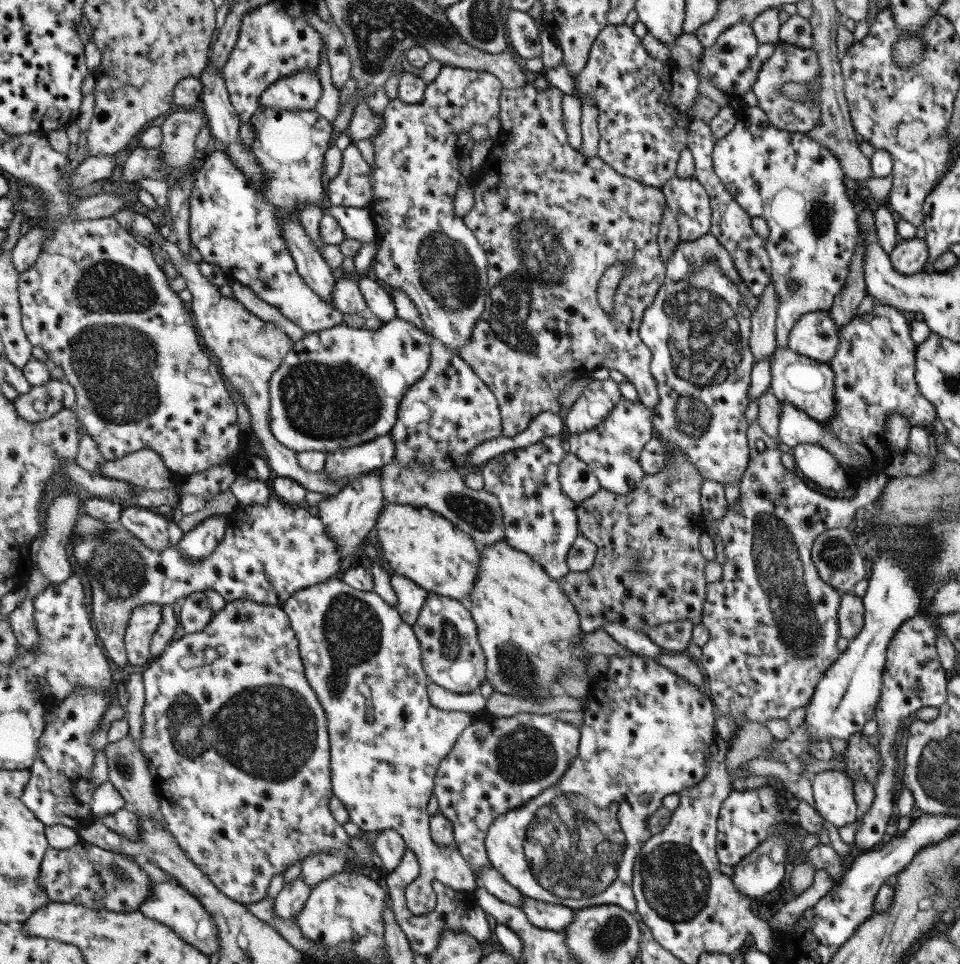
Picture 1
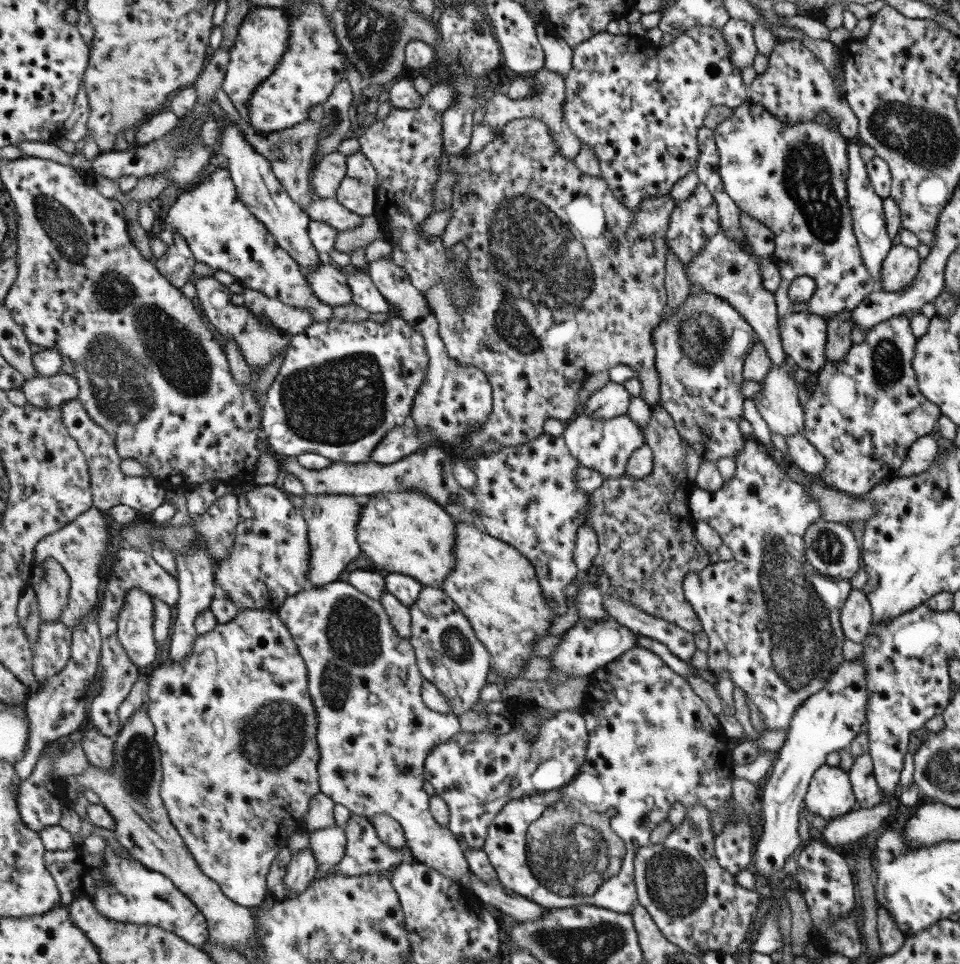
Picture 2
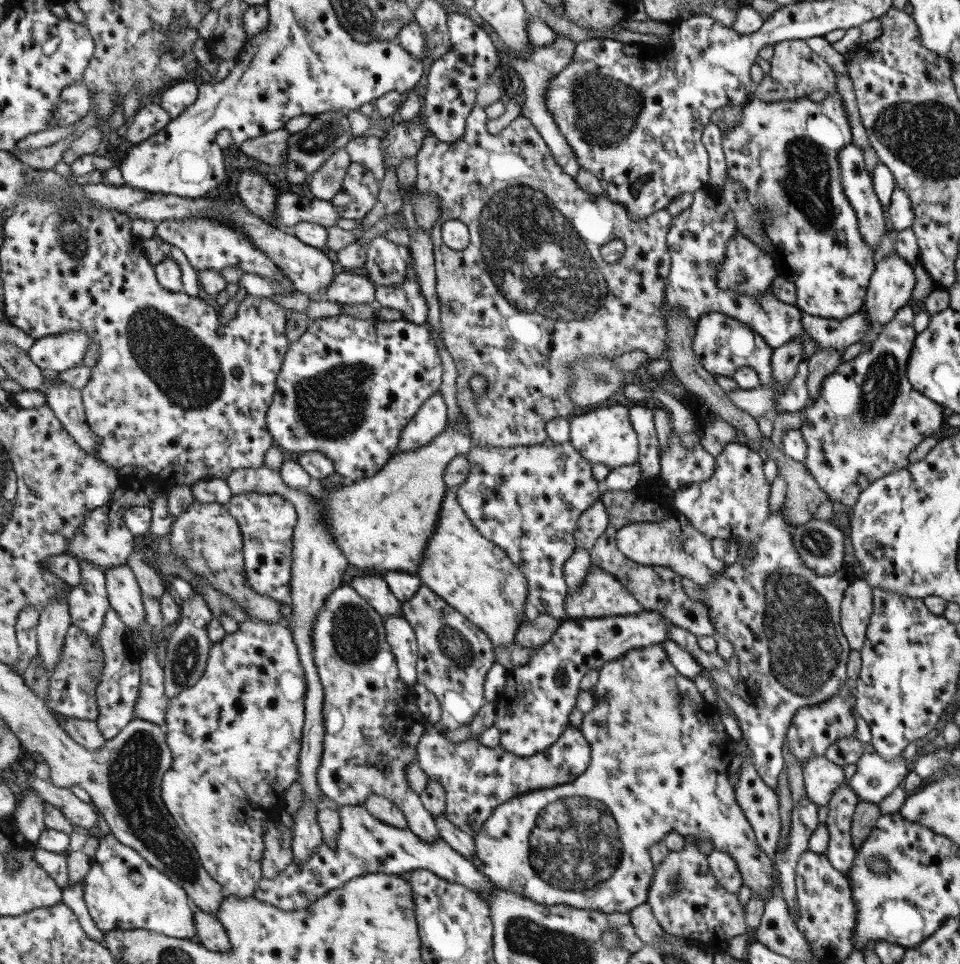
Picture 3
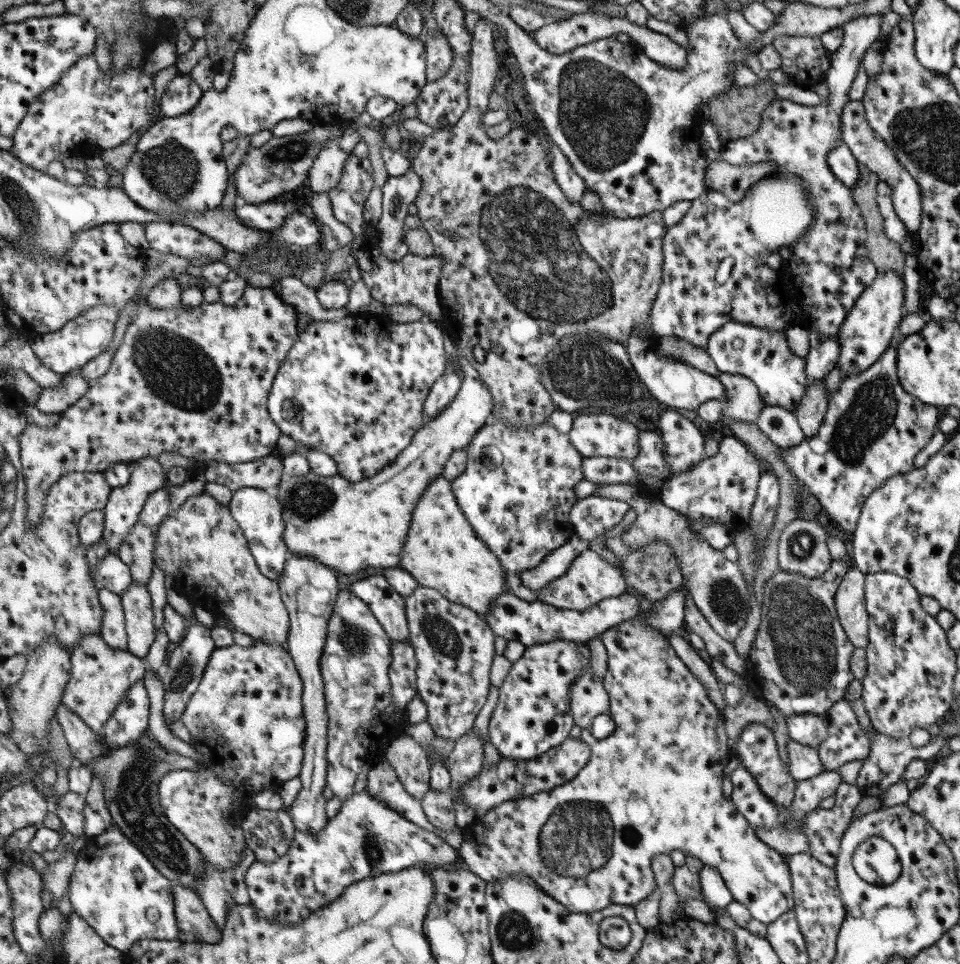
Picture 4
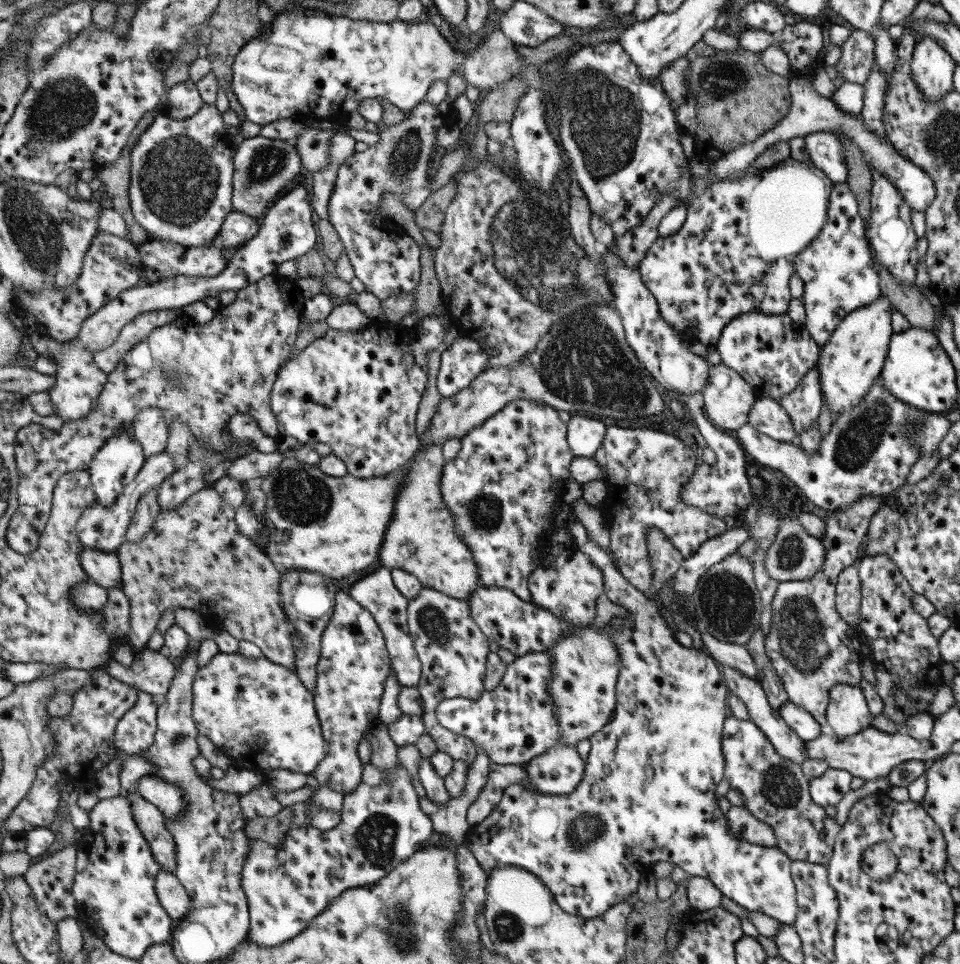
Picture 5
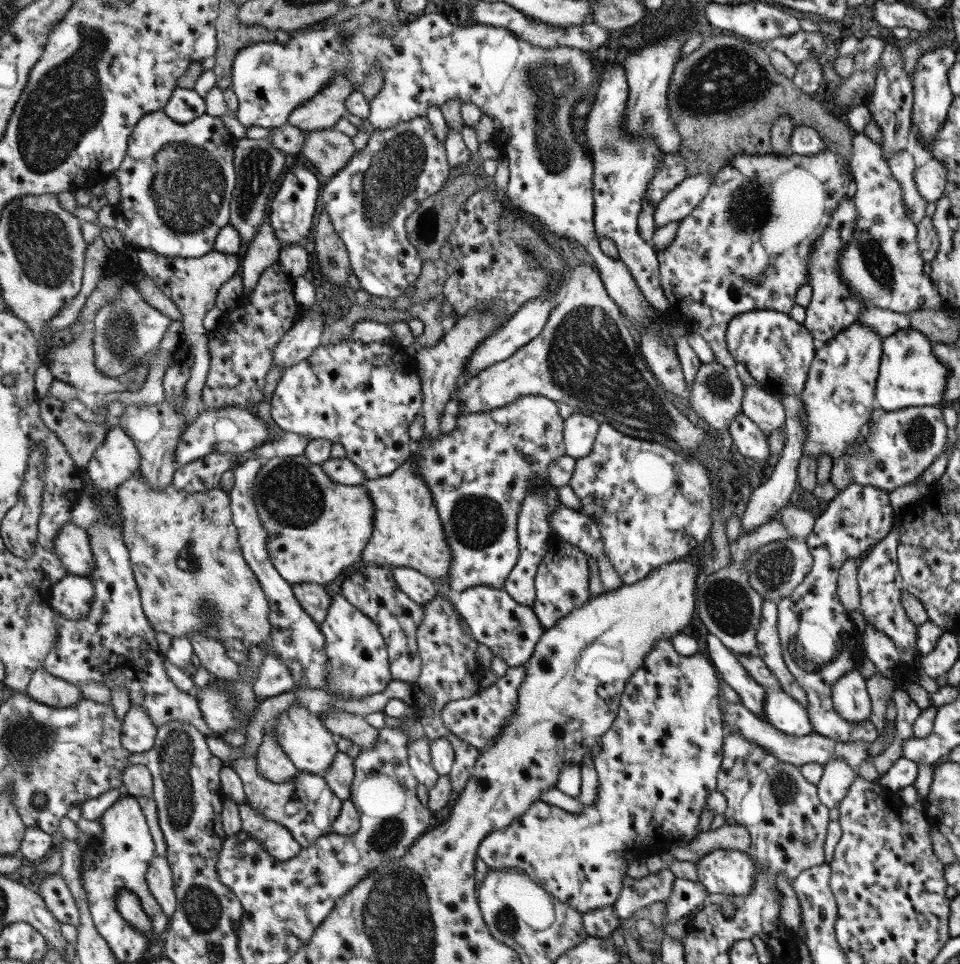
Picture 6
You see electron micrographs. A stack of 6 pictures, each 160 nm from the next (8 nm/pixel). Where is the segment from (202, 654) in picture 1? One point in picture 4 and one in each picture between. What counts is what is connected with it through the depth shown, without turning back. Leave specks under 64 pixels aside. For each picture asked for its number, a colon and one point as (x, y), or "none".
2: (237, 726)
3: (237, 735)
4: (248, 718)

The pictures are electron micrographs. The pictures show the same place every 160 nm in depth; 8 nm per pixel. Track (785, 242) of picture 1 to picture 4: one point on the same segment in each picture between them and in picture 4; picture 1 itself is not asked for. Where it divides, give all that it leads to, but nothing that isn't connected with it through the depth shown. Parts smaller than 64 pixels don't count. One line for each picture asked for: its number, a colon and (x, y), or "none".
2: (792, 178)
3: (785, 152)
4: (829, 264)

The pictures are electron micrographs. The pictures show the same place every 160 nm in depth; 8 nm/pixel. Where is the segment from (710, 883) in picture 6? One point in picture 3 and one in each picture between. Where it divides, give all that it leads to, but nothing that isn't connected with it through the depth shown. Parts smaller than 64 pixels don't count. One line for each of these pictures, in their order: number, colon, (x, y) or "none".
3: (659, 757)
4: (655, 784)
5: (647, 794)

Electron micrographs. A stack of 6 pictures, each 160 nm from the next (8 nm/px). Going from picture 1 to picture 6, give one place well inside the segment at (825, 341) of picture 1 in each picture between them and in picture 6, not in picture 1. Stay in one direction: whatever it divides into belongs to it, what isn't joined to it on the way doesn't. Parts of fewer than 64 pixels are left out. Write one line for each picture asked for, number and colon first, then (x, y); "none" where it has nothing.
2: (802, 336)
3: (696, 237)
4: (689, 305)
5: (734, 252)
6: (745, 247)

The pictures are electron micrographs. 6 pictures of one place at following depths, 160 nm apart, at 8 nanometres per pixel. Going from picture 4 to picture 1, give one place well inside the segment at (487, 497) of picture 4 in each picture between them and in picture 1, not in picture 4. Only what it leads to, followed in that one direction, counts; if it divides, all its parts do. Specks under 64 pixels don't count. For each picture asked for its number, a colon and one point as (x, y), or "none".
1: (539, 520)
2: (529, 498)
3: (527, 499)

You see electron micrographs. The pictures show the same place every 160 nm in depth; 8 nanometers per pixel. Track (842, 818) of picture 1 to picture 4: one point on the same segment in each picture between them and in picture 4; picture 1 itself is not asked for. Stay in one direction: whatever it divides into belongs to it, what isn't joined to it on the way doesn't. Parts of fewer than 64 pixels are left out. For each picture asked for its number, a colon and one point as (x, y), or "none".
2: (829, 795)
3: (820, 778)
4: (804, 763)

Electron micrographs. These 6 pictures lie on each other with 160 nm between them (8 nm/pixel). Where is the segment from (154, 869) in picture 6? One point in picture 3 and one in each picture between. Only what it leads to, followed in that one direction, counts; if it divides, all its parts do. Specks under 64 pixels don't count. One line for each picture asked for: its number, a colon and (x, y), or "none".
3: (212, 933)
4: (196, 921)
5: (178, 902)

